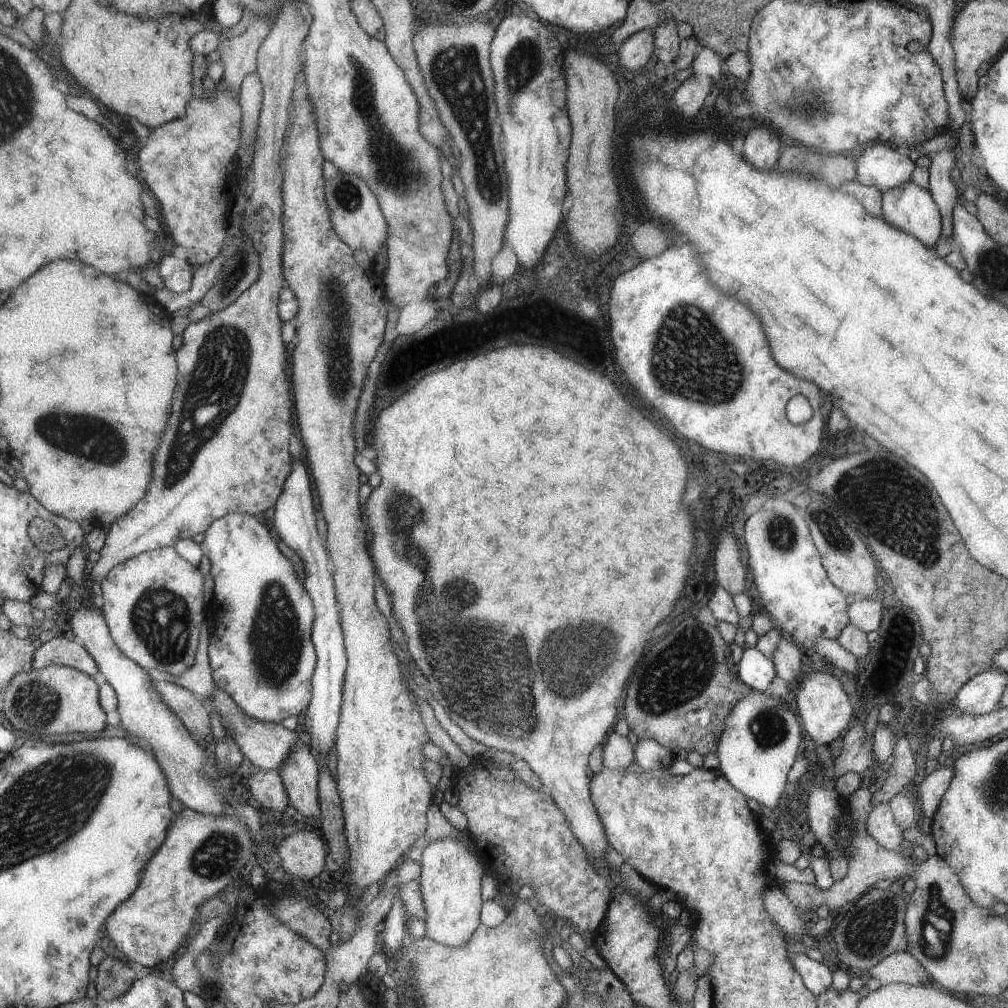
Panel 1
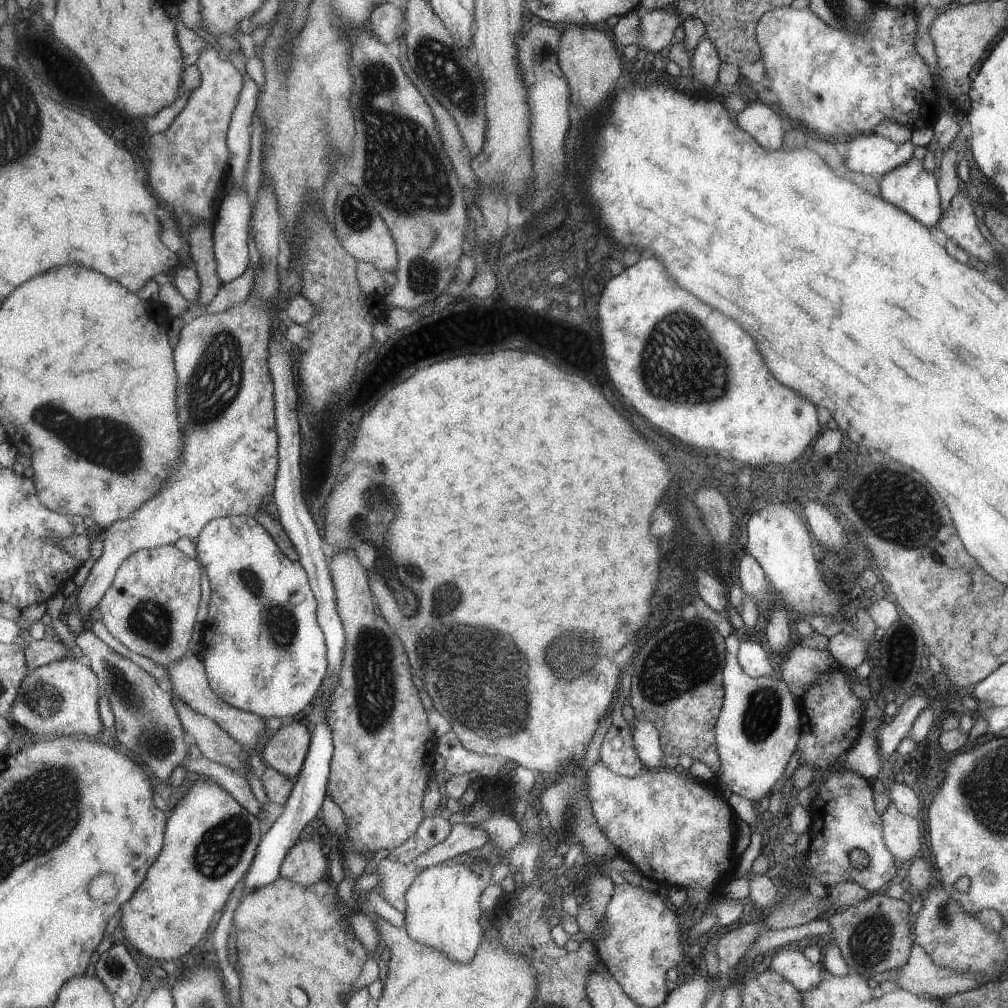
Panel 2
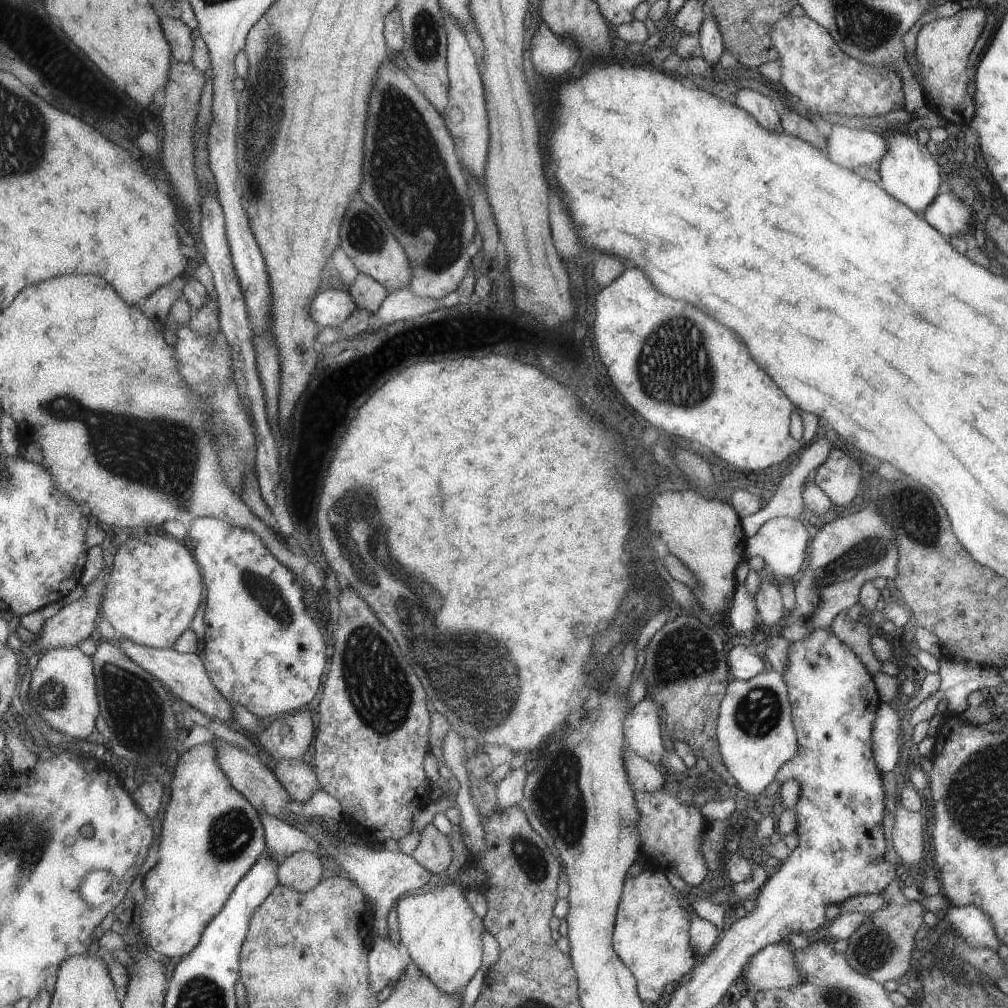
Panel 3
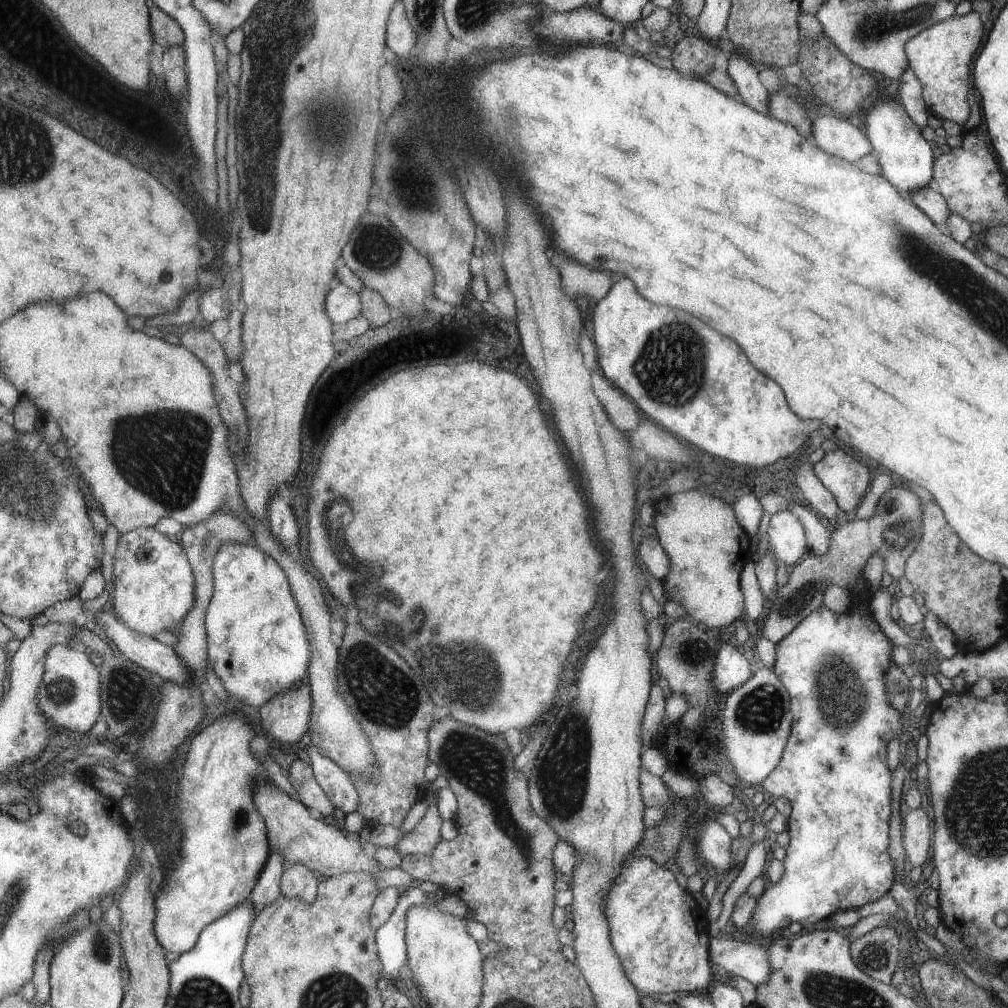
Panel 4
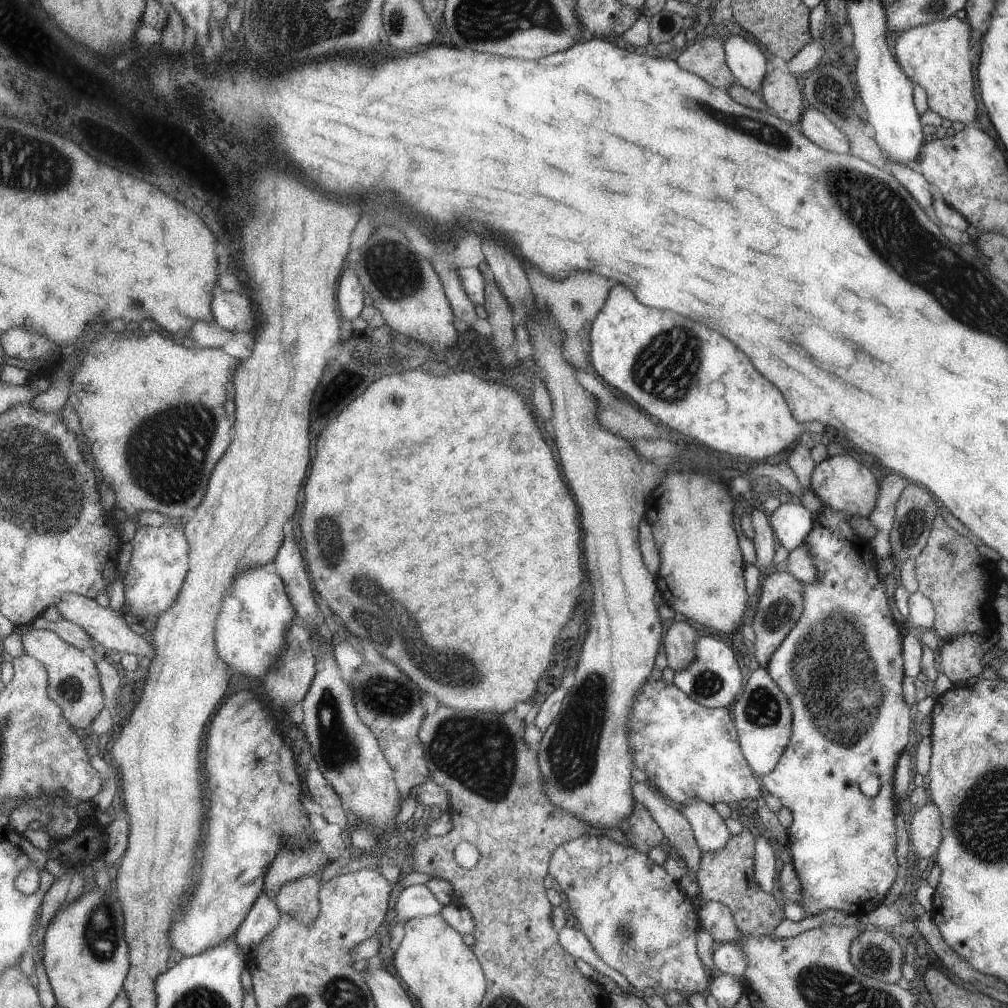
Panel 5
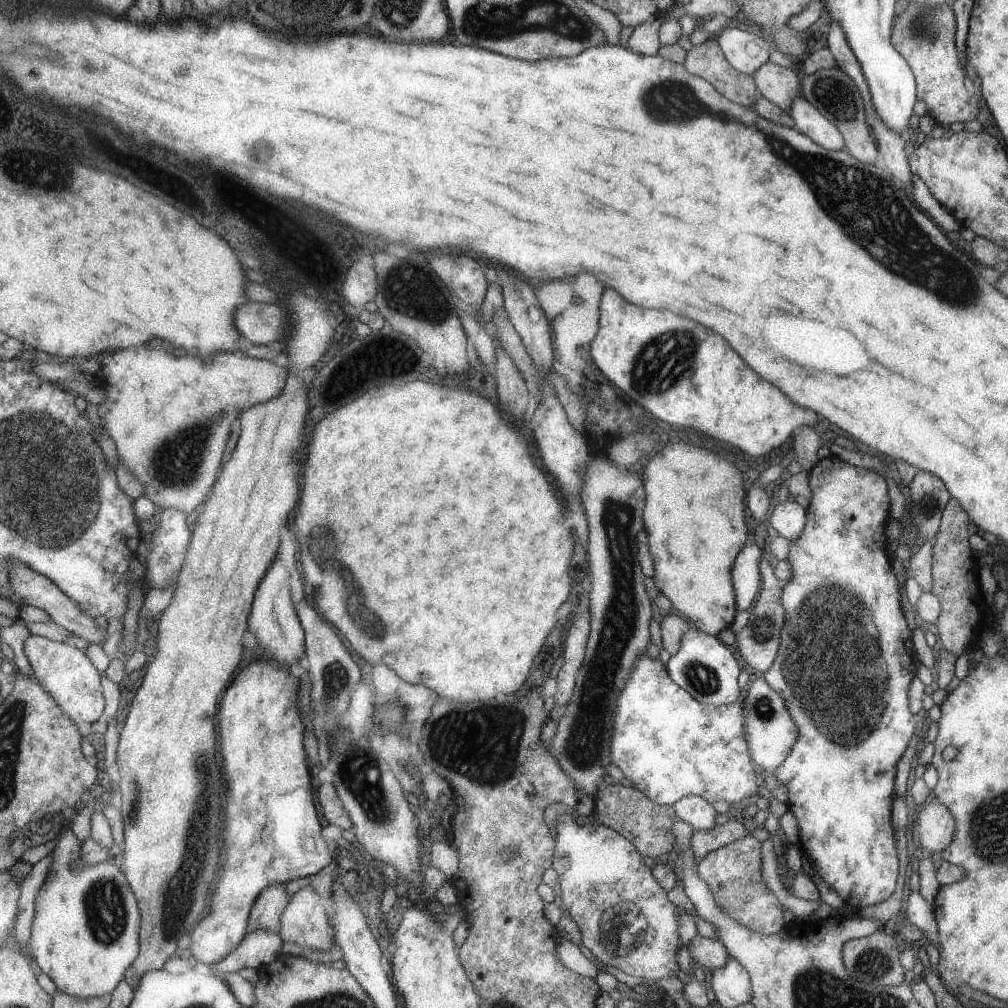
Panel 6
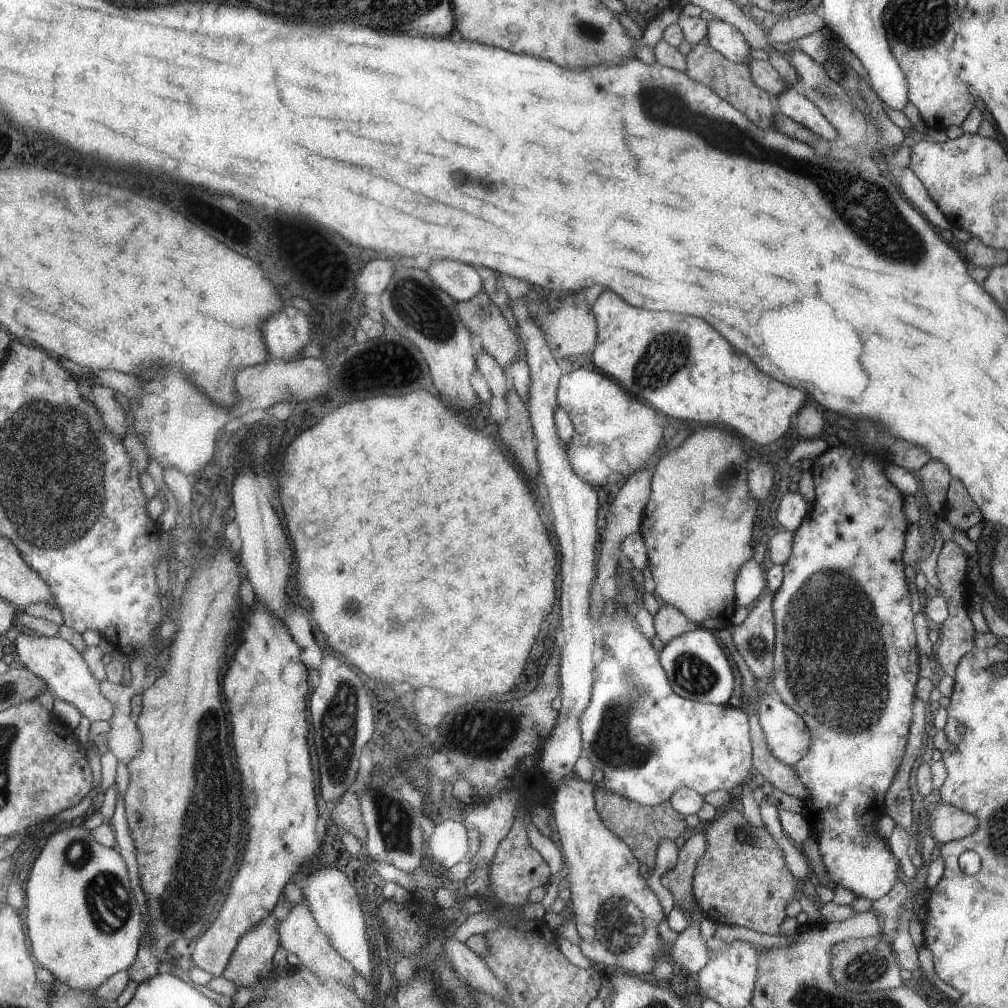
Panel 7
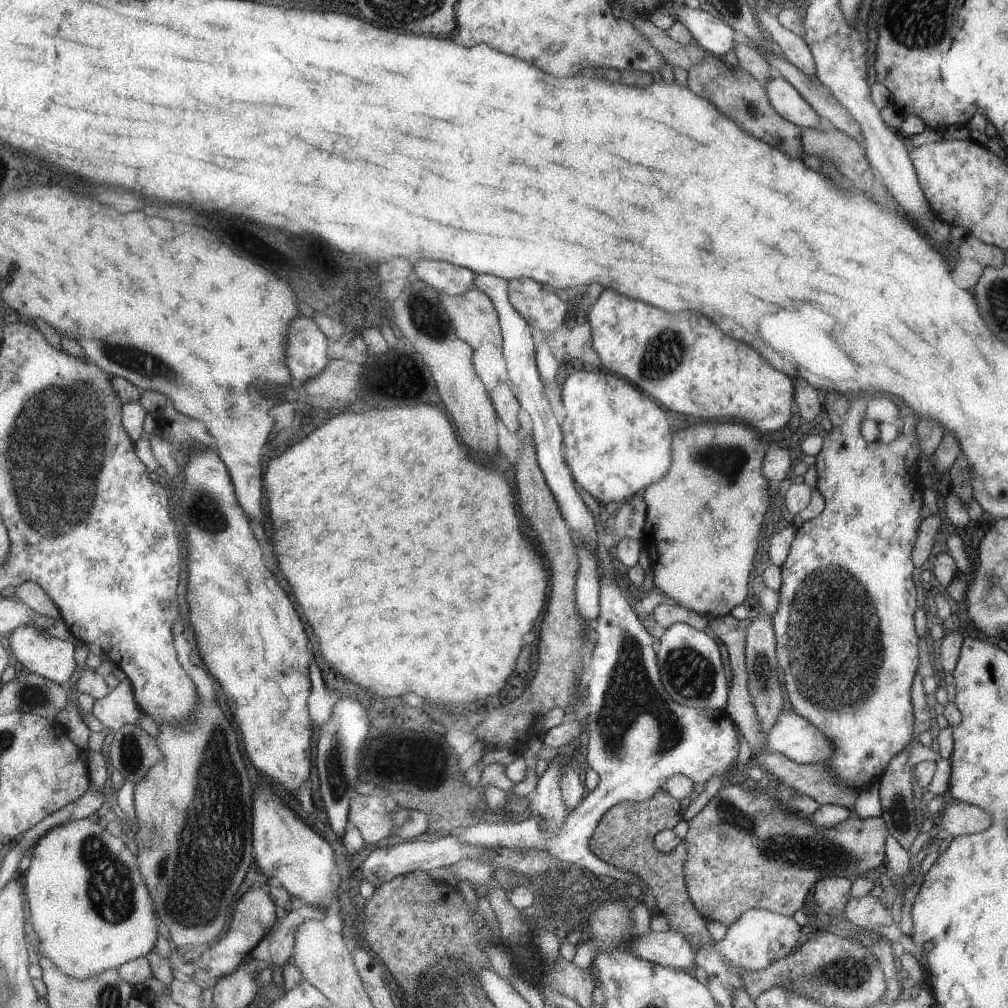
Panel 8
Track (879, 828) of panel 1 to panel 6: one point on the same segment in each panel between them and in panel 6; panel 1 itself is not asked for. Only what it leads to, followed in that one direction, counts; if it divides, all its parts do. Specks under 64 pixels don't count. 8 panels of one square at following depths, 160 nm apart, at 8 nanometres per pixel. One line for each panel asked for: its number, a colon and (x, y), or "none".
2: (901, 834)
3: (907, 833)
4: (915, 827)
5: (926, 829)
6: (934, 827)

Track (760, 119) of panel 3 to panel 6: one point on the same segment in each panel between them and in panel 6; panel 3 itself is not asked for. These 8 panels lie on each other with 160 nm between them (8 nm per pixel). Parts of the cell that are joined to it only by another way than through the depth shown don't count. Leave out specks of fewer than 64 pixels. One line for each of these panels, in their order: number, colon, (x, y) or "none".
4: (750, 90)
5: (746, 62)
6: (745, 52)

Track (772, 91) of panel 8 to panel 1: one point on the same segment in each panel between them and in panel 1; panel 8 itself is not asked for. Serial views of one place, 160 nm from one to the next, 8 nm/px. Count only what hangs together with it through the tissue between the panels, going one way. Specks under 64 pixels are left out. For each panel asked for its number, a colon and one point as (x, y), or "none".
1: (878, 165)
2: (872, 154)
3: (848, 147)
4: (834, 133)
5: (814, 125)
6: (806, 120)
7: (792, 103)

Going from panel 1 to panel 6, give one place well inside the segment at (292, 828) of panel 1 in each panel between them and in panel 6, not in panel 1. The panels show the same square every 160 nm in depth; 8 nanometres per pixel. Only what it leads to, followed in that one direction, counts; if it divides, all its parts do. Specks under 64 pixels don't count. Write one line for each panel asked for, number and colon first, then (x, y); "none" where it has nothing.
2: (306, 864)
3: (303, 871)
4: (298, 881)
5: (301, 897)
6: (306, 921)

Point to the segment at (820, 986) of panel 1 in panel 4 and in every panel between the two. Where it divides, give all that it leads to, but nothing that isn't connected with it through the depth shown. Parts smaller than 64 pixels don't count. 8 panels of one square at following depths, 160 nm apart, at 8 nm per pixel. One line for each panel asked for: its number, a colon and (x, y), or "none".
2: (789, 964)
3: (773, 967)
4: (749, 961)

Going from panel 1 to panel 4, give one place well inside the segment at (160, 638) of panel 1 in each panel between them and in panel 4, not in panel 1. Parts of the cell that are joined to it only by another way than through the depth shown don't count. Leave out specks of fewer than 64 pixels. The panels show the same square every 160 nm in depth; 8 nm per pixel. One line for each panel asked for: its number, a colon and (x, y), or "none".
2: (151, 609)
3: (152, 596)
4: (154, 582)

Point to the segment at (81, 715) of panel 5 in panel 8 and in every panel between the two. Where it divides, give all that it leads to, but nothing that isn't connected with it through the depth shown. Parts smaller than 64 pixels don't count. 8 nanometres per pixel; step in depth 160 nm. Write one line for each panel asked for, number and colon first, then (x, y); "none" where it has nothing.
6: (66, 672)
7: (68, 676)
8: (39, 653)

